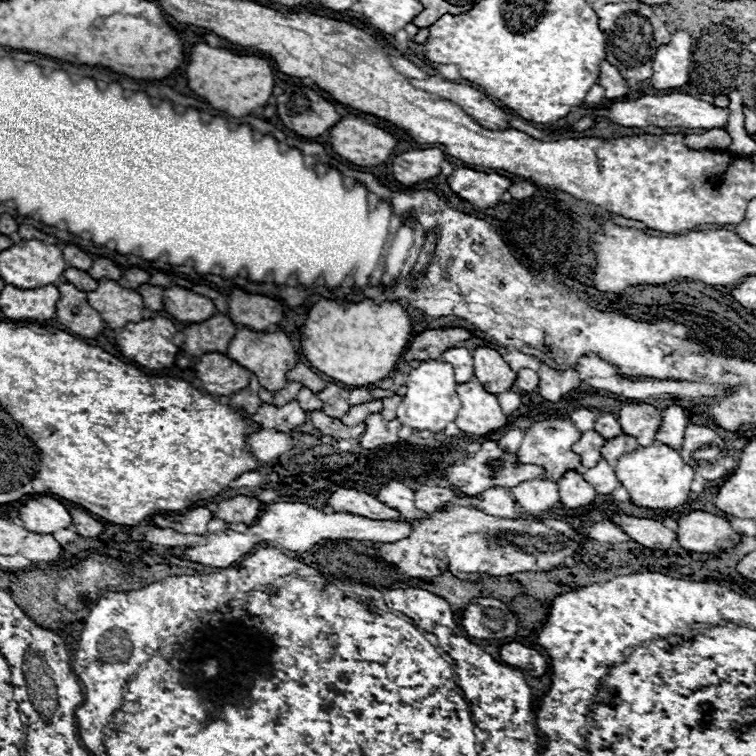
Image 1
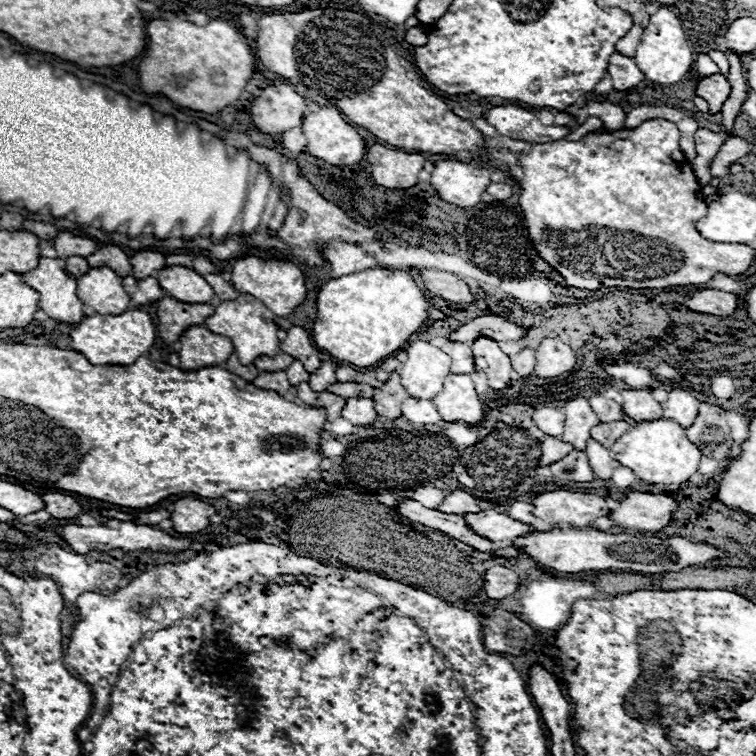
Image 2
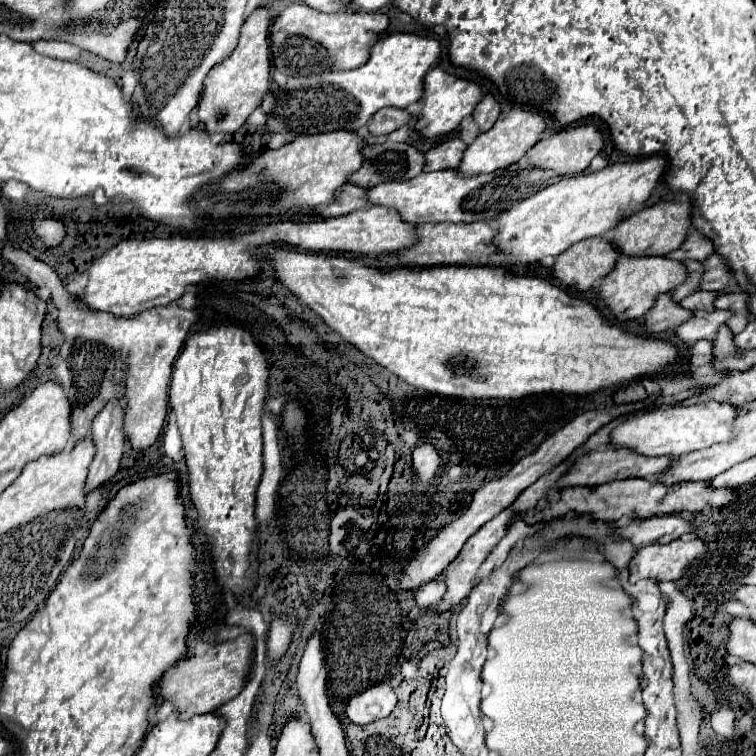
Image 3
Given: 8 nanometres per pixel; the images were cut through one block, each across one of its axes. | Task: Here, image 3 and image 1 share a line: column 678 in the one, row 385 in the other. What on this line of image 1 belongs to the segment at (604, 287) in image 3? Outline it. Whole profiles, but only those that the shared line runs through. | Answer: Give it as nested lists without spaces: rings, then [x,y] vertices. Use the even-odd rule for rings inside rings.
[[[238,326],[236,336],[230,340],[226,356],[232,358],[234,362],[238,362],[240,366],[244,366],[246,370],[250,370],[258,378],[260,386],[266,390],[272,390],[272,392],[282,390],[286,386],[286,382],[288,382],[286,372],[292,370],[298,362],[292,342],[284,332],[256,332],[256,330],[248,330],[244,326]]]

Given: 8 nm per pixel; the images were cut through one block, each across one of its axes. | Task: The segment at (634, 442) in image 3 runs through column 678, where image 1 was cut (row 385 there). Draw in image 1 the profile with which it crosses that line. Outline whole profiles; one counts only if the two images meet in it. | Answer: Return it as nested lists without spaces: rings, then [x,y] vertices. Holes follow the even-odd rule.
[[[426,360],[426,362],[420,362],[420,366],[410,370],[408,374],[406,394],[398,406],[398,422],[414,430],[438,432],[438,430],[444,430],[448,422],[454,422],[460,406],[462,404],[456,394],[454,368],[442,360]]]

